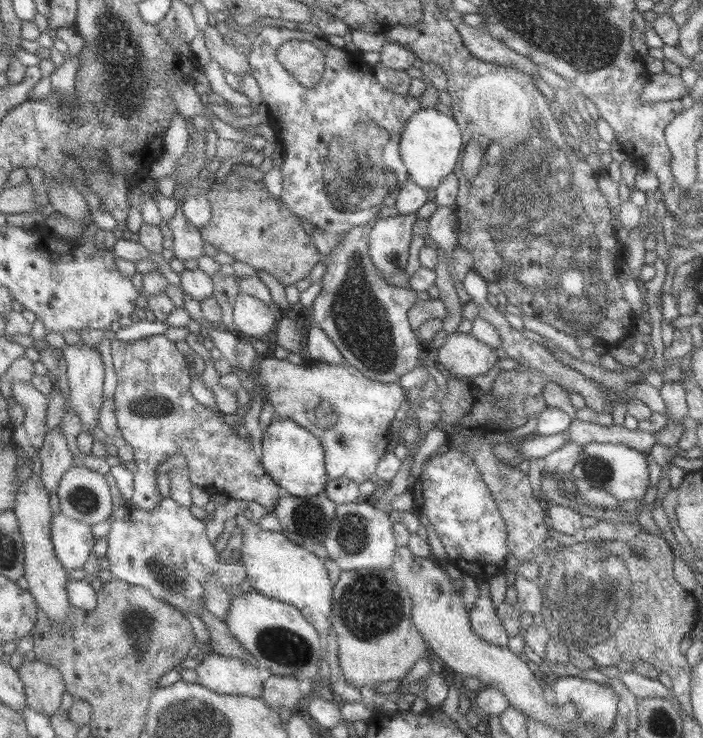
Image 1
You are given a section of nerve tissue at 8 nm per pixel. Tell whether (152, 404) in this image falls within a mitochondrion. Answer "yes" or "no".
yes

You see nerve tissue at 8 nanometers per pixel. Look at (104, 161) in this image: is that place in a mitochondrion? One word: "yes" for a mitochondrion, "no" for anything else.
no

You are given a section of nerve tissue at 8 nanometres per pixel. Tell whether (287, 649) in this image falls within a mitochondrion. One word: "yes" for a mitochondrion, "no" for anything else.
yes

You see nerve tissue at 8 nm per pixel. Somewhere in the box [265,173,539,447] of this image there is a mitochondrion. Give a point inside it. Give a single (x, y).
(360, 323)

